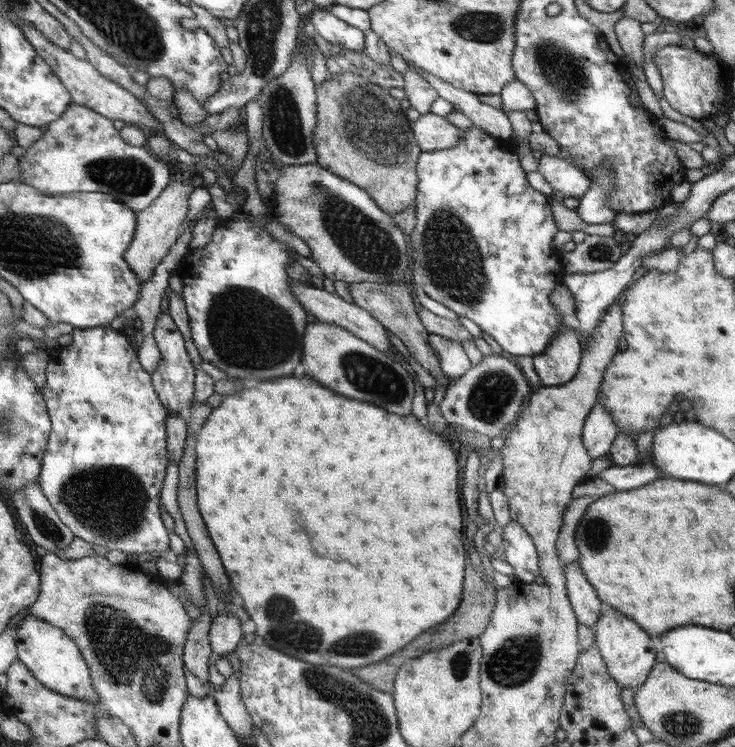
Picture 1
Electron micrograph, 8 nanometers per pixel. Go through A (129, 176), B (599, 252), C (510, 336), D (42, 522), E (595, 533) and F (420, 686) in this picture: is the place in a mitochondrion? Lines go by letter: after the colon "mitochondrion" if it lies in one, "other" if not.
A: mitochondrion
B: mitochondrion
C: other
D: mitochondrion
E: mitochondrion
F: other

